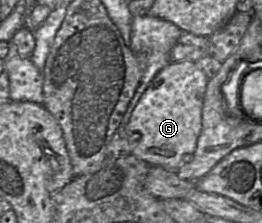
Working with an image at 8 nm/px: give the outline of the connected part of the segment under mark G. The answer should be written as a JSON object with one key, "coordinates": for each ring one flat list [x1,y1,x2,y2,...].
{"coordinates":[[192,61,169,62,160,70,140,97,126,125,130,135,134,132,141,135,131,154,150,166,157,165,176,172,183,155,193,154,196,149,202,127,202,107,208,80,205,73]]}

